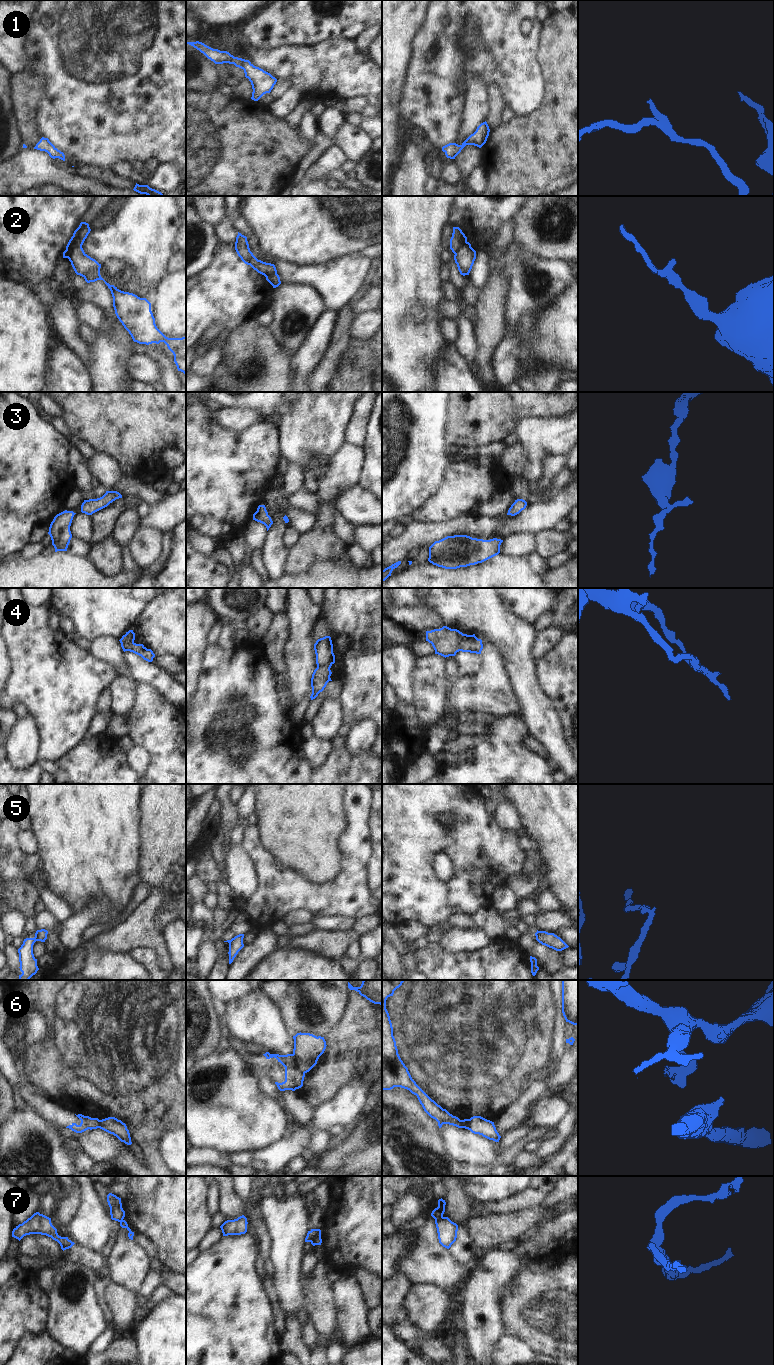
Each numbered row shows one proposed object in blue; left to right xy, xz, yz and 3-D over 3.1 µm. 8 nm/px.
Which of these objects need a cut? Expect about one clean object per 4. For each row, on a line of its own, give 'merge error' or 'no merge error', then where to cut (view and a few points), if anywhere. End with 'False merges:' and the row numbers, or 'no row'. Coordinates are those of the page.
1: no merge error; no cut
2: merge error; cut in xy along (81, 245), (73, 248), (67, 257)
3: no merge error; no cut
4: merge error; cut in yz along (464, 634), (459, 644), (459, 650)
5: merge error; cut in xy along (38, 930), (35, 940)
6: merge error; cut in xz along (292, 1054), (297, 1067), (304, 1074)
7: merge error; cut in xz along (318, 1229), (311, 1242)
False merges: 2, 4, 5, 6, 7

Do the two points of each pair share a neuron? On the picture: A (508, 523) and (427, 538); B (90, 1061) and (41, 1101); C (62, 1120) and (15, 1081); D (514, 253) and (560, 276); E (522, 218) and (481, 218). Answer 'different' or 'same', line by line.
A: same
B: different
C: same
D: same
E: different

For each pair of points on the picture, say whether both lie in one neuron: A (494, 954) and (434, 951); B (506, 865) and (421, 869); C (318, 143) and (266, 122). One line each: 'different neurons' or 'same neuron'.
A: same neuron
B: same neuron
C: different neurons

